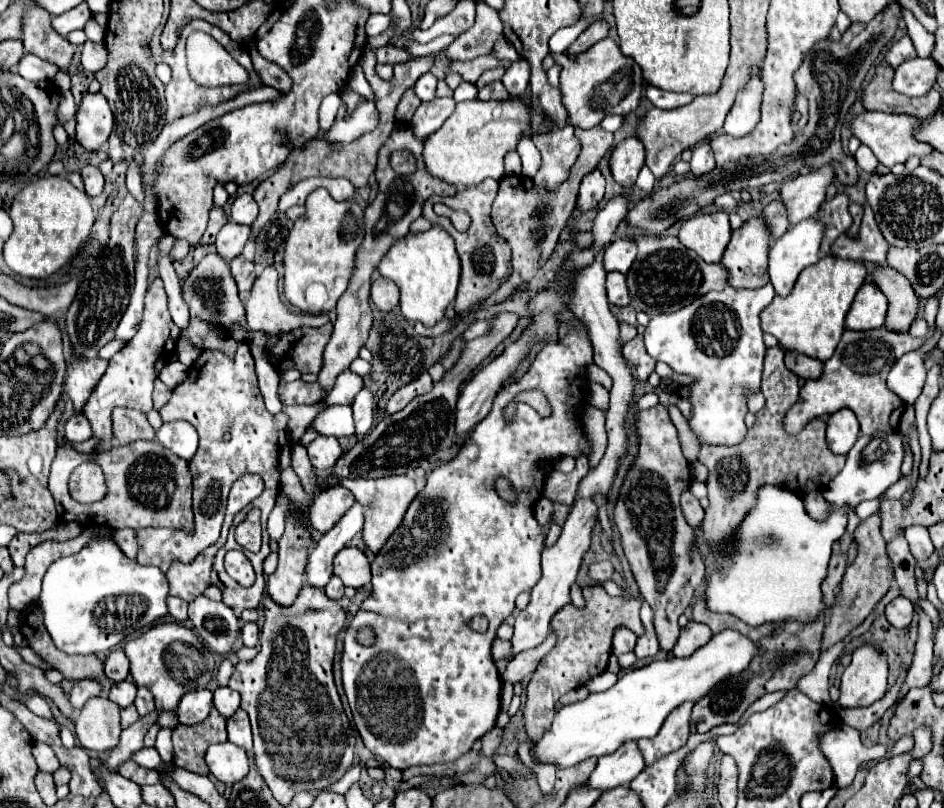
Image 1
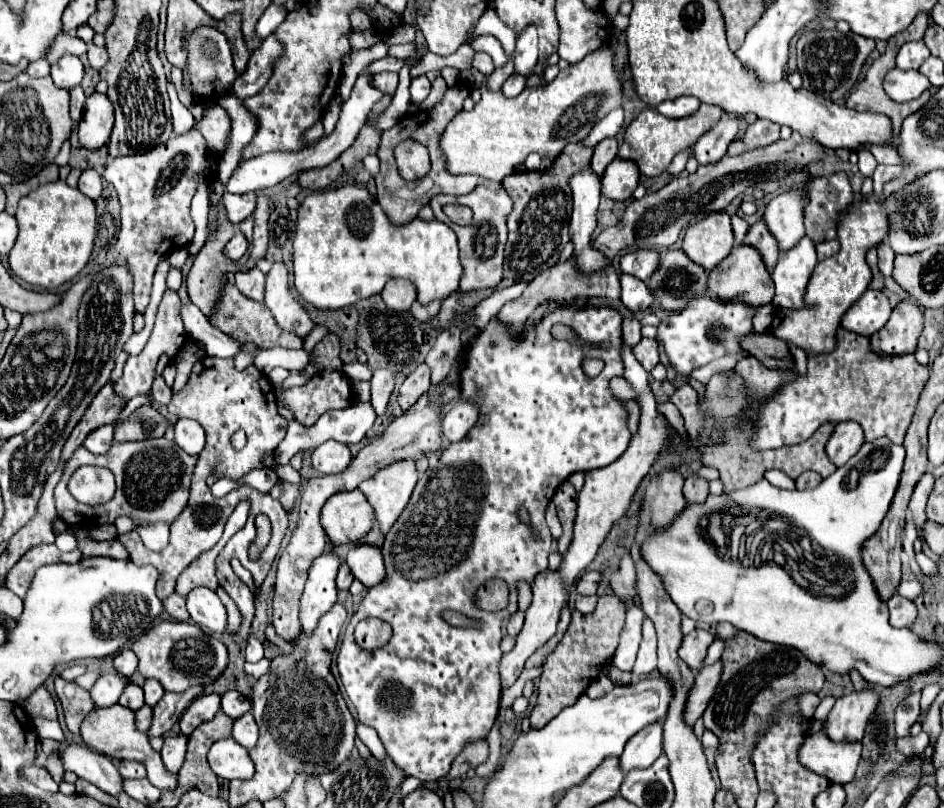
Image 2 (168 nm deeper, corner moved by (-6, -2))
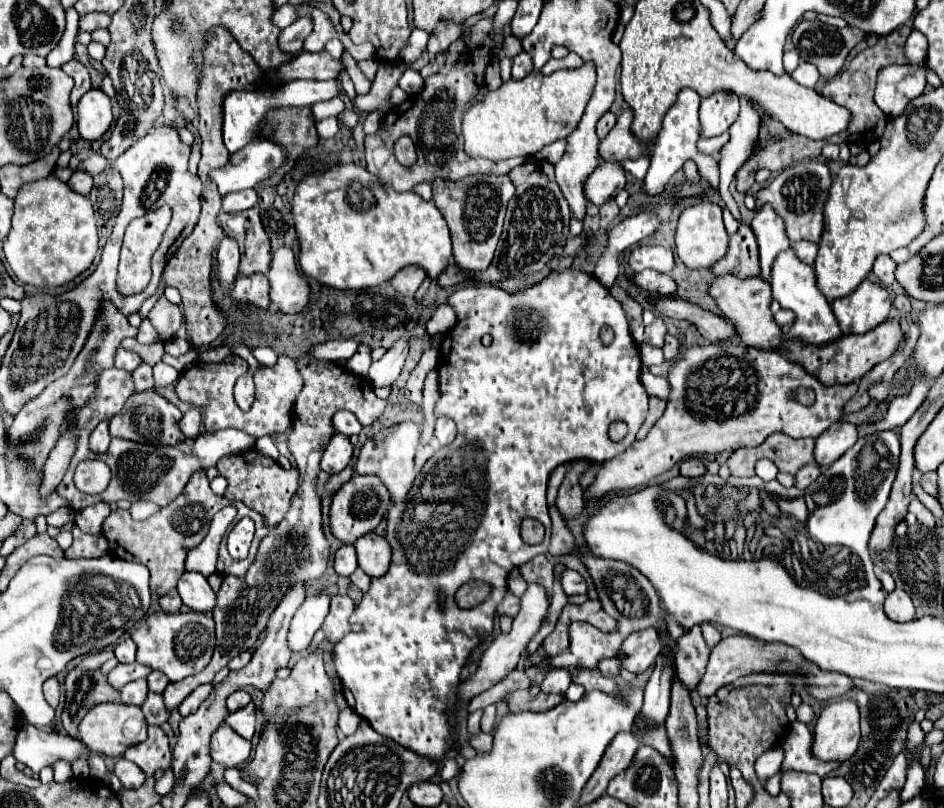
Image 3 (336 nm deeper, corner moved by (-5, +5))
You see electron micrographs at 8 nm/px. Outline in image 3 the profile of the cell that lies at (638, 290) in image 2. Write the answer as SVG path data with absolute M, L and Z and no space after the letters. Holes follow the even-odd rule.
M650 269L636 273L632 283L638 285L640 289L648 291L650 295L674 295L676 293L676 283L670 275L656 273L656 271L650 271Z

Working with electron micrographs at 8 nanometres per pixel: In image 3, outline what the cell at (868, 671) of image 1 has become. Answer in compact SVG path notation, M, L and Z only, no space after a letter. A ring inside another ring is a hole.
M852 699L828 701L814 729L814 755L820 759L846 761L858 749L860 713Z

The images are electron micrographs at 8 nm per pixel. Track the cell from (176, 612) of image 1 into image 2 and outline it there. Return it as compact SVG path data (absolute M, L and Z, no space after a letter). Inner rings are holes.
M171 594L167 600L163 600L163 608L175 620L181 620L181 622L189 620L189 614L187 614L187 608L185 608L185 598L181 594Z

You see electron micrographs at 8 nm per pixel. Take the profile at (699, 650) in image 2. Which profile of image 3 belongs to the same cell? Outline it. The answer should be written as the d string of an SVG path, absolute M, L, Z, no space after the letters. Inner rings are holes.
M700 625L692 627L686 631L678 641L676 641L676 673L682 683L686 683L690 689L698 685L698 681L704 675L710 649L702 637Z

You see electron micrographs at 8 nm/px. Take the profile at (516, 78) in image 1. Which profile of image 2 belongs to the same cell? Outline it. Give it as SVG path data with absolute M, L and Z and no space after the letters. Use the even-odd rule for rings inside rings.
M527 26L517 34L517 48L513 54L515 72L529 76L531 68L537 64L537 30L535 26Z

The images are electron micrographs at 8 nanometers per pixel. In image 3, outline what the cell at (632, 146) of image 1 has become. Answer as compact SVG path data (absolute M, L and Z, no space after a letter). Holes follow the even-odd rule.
M602 161L590 179L586 179L586 197L594 205L602 205L626 187L626 171L618 161Z

